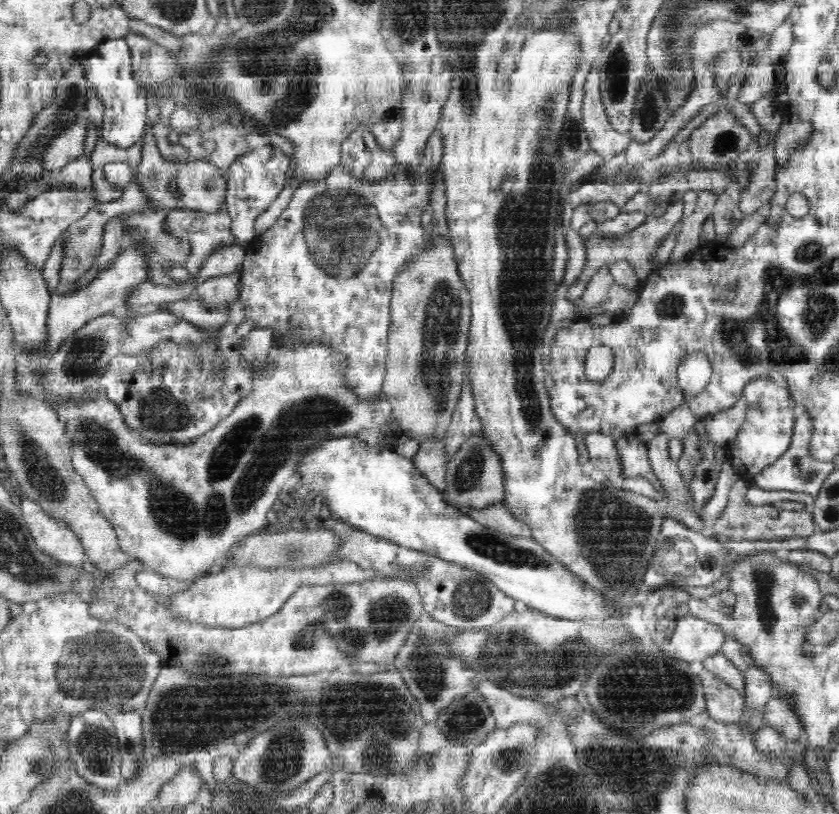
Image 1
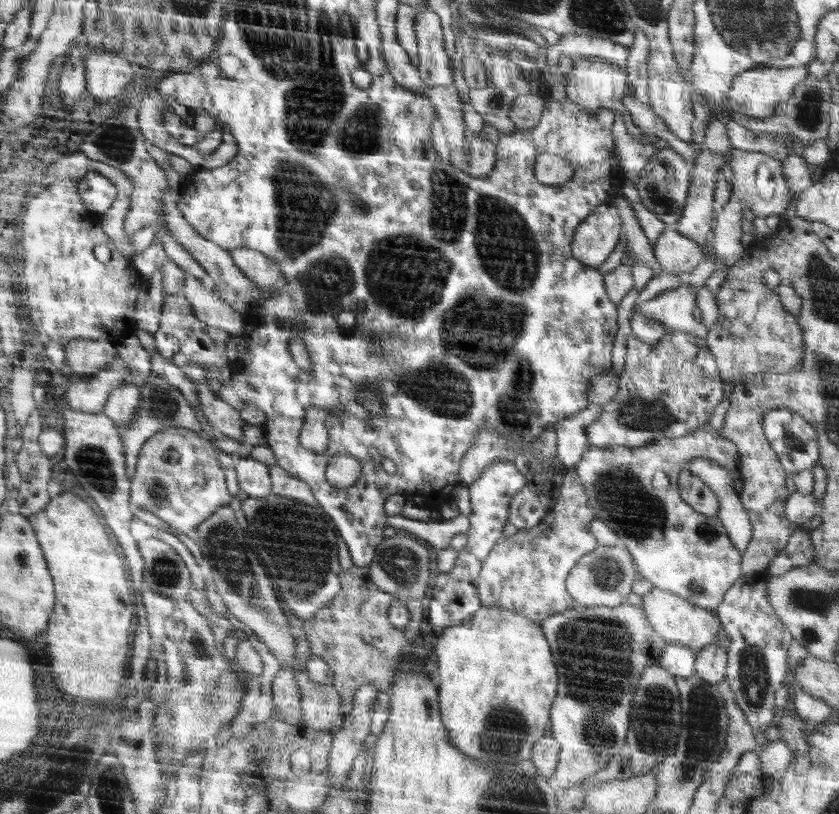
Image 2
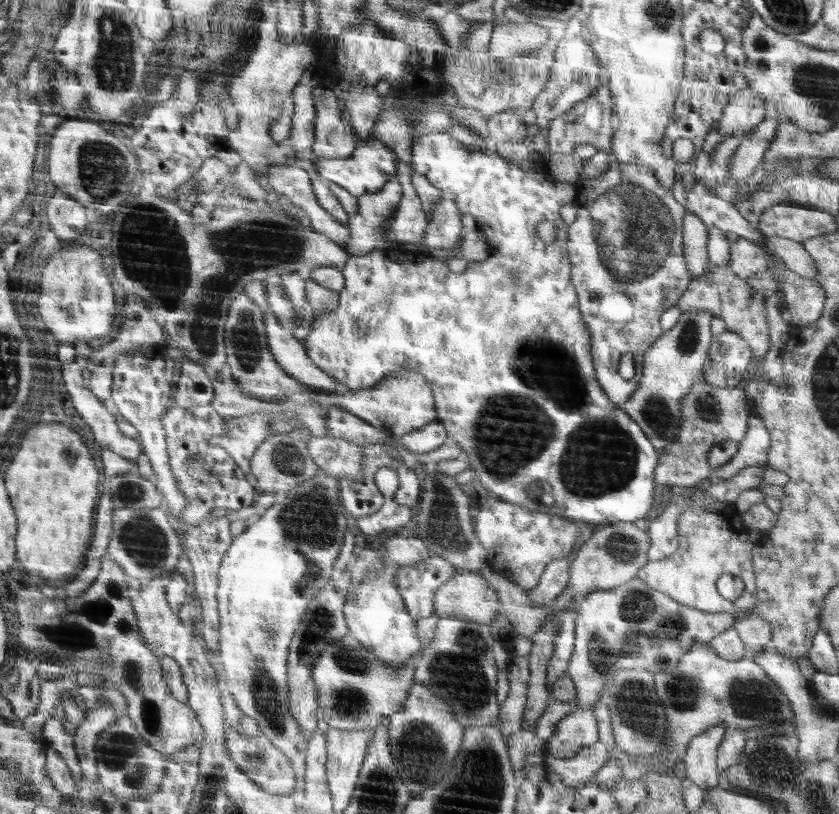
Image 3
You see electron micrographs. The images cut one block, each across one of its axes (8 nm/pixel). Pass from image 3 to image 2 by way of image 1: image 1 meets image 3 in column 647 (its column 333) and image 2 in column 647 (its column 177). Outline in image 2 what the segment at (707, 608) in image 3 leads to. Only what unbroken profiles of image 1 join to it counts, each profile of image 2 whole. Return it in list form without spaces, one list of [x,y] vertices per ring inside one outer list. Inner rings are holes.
[[[653,587],[648,594],[642,596],[642,599],[642,608],[645,609],[649,623],[653,625],[657,633],[667,643],[684,644],[694,653],[700,652],[702,646],[706,647],[706,644],[710,644],[712,638],[722,628],[721,620],[717,614],[714,614],[714,611],[690,604],[690,601],[684,600],[681,596],[676,596],[672,592]]]

